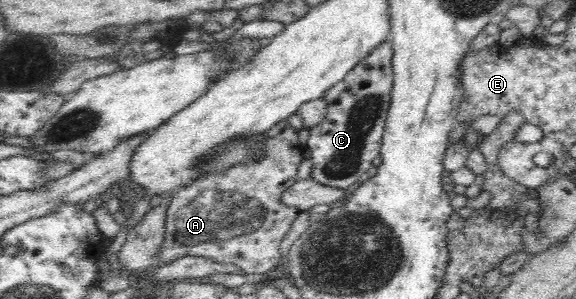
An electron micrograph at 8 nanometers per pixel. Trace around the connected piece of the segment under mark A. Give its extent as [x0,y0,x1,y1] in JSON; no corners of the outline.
[158,120,305,274]

